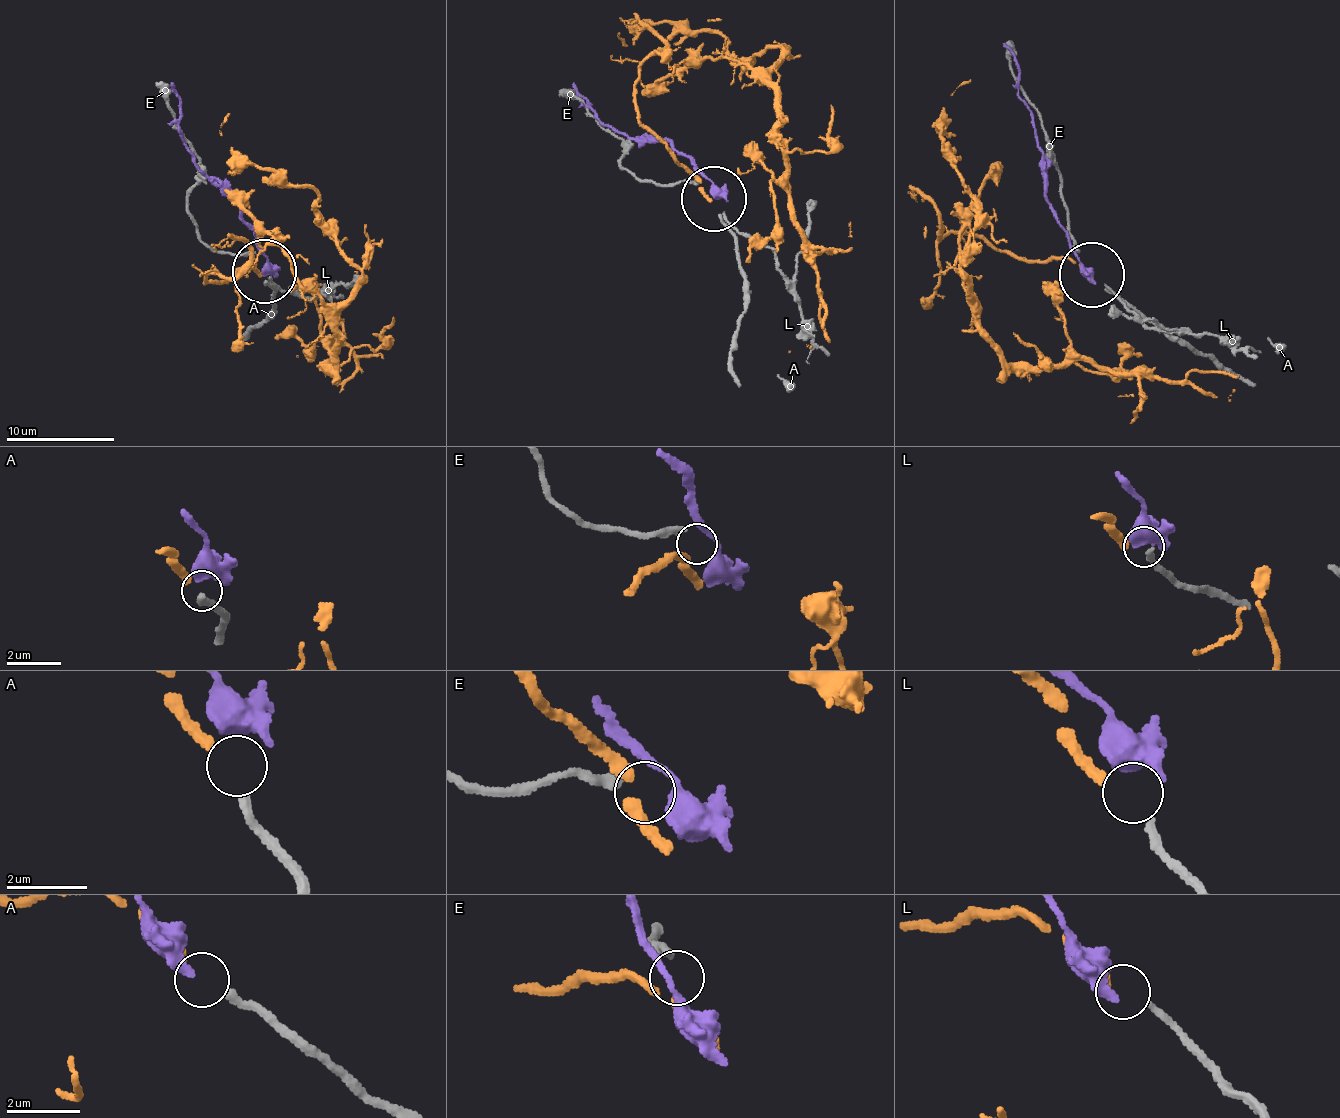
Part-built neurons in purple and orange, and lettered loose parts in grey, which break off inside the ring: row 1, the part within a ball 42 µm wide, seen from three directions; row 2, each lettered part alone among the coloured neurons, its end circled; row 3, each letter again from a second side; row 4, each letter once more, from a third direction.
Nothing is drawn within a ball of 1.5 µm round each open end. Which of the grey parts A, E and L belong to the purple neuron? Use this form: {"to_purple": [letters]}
{"to_purple": ["L"]}

